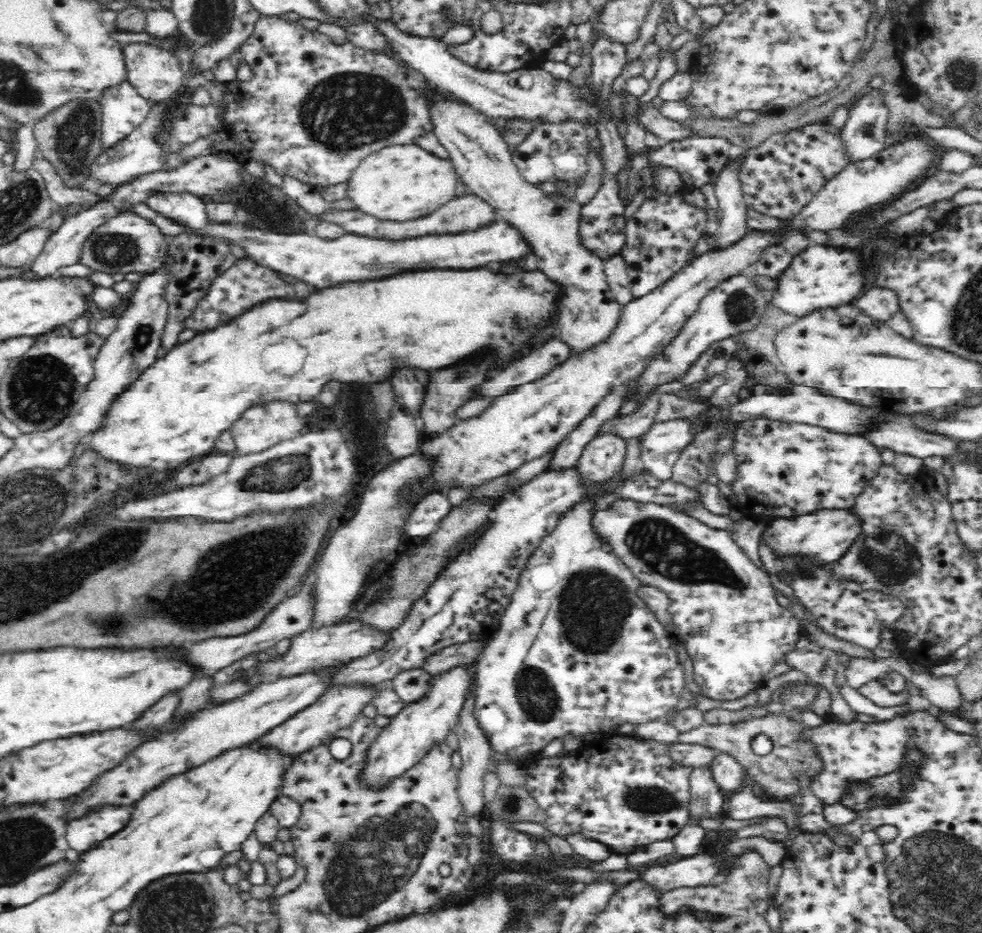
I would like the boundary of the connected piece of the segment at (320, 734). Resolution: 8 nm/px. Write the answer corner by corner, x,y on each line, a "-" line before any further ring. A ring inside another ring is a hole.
334,687
329,688
326,693
318,697
316,702
299,709
296,714
292,714
288,720
282,724
270,728
268,732
258,736
256,740
249,743
250,748
264,751
276,751
285,764
294,762
300,755
320,746
325,739
330,739
340,728
348,726
355,716
358,715
363,707
370,703
370,694
374,687
366,689
362,687

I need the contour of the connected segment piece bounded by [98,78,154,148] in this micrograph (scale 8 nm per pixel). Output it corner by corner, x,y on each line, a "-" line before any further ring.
127,79
116,86
108,86
98,96
102,105
103,148
118,143
128,137
146,119
153,102
140,96
137,88

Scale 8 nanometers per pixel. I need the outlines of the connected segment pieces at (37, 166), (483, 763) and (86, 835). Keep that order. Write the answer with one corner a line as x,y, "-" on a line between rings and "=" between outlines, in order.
37,155
35,157
34,162
32,162
32,168
42,174
44,183
46,184
46,191
48,191
50,199
52,199
57,207
76,204
82,209
86,209
104,198
88,190
66,186
52,164
42,156
=
473,696
467,698
467,702
464,703
464,708
460,711
457,727
454,732
457,734
459,740
459,753
462,758
462,766
458,768
457,772
457,788
456,794
458,800
466,817
483,817
485,814
485,802
482,796
484,774
488,771
488,765
490,764
490,758
493,755
492,749
490,749
490,743
488,739
484,737
484,733
480,730
474,715
472,714
472,700
=
96,806
84,816
70,820
66,828
66,841
69,848
84,852
88,848
94,848
96,842
102,842
104,838
112,836
124,824
130,820
130,808
126,806

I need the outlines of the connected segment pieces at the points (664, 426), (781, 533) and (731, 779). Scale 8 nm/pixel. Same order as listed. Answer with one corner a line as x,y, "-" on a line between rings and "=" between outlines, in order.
673,419
653,423
640,440
640,462
658,479
668,479
682,448
692,440
690,421
=
853,506
820,508
820,510
795,519
776,519
764,530
761,540
770,544
776,554
788,552
788,550
801,552
808,556
815,556
821,562
832,564
845,556
862,531
862,519
=
720,752
710,767
710,775
716,787
720,789
720,793
725,795
742,788
744,785
743,769
732,755

